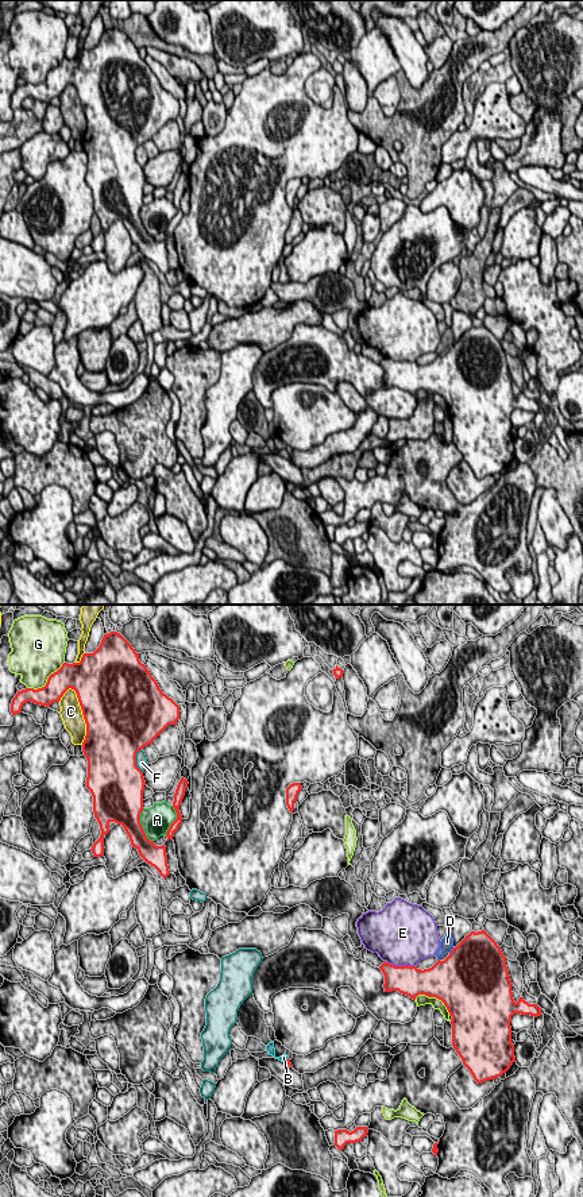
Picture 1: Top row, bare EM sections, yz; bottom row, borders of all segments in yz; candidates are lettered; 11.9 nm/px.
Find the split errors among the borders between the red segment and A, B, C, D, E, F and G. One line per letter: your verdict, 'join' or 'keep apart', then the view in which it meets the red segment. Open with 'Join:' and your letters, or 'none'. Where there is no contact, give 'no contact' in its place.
Join: B
A: keep apart | yz
B: join | yz
C: keep apart | yz
D: keep apart | yz
E: keep apart | yz
F: keep apart | yz
G: keep apart | yz

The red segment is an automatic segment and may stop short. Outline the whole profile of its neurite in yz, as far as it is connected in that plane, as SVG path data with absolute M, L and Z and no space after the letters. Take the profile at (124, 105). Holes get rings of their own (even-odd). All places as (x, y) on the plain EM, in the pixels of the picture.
M117 27L104 30L100 42L93 49L84 49L80 58L63 58L49 72L45 82L18 86L11 108L22 108L27 97L50 103L51 99L59 97L69 84L76 86L86 119L82 138L88 155L85 179L93 192L93 208L101 225L100 233L90 244L93 251L104 251L104 232L109 228L109 219L115 217L124 223L139 251L166 274L170 270L166 242L157 242L150 236L140 219L146 177L136 161L136 148L152 139L169 120L177 120L179 101L162 88L150 66L140 58L139 49Z

